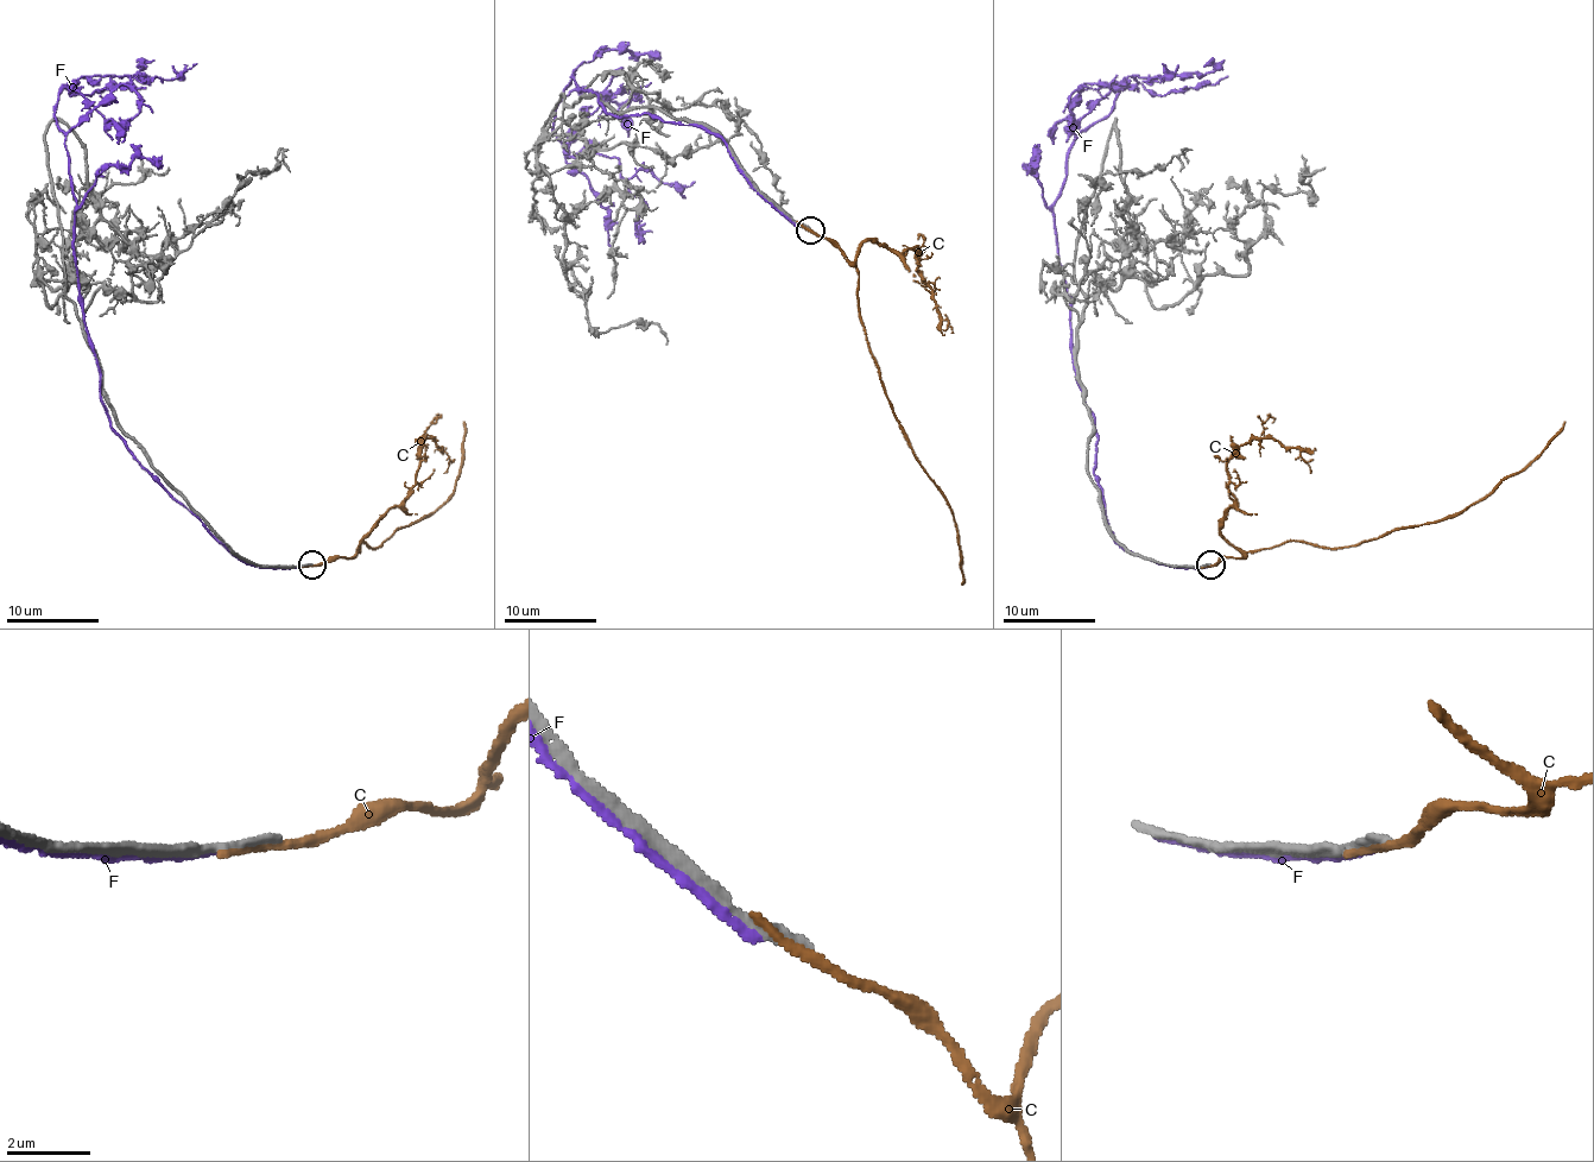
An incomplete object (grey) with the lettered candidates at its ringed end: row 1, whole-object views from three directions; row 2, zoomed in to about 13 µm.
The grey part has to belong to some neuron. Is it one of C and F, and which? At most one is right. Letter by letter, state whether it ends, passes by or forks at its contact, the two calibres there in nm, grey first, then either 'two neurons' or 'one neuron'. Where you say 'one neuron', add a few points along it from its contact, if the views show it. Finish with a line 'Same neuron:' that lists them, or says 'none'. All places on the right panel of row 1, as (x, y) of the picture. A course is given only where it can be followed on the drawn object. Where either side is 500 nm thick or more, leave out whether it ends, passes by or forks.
C: it ends | 340/240 nm | two neurons
F: it passes by | 260/200 nm | two neurons
Same neuron: none

